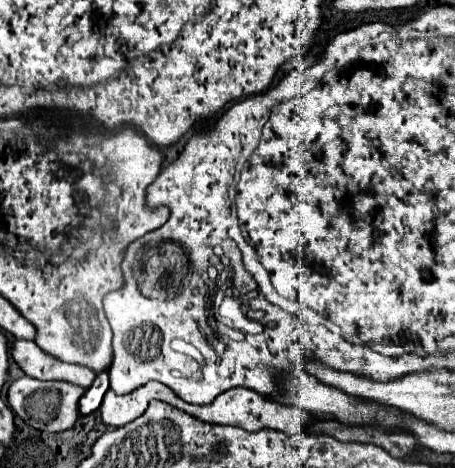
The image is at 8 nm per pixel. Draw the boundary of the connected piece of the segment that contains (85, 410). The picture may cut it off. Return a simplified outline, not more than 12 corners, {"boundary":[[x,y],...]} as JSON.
{"boundary":[[108,372],[96,376],[78,404],[80,416],[96,412],[108,390]]}

